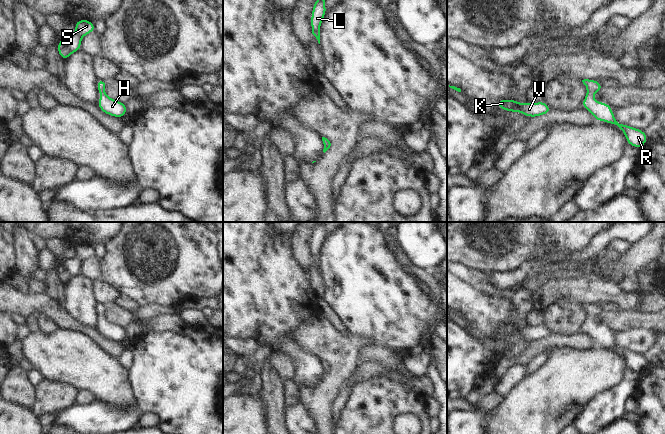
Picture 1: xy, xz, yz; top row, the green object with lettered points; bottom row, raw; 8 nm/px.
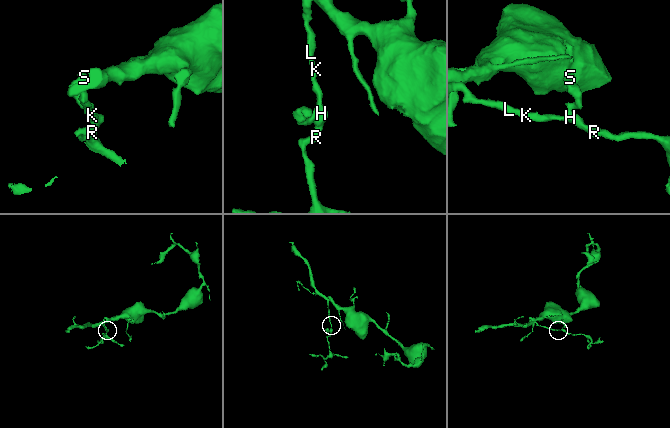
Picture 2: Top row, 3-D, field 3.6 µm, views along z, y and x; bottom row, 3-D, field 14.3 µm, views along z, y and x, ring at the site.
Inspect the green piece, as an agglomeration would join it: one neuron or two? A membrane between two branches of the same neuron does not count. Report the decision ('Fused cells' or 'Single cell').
Single cell

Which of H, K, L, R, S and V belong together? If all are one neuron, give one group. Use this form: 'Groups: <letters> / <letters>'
Groups: H K L R S V

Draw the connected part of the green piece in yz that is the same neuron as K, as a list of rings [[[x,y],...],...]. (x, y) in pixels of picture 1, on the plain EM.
[[[501,323],[497,326],[497,330],[508,336],[519,336],[526,341],[539,341],[552,335],[544,325],[537,327],[527,325],[521,328],[517,324]]]

